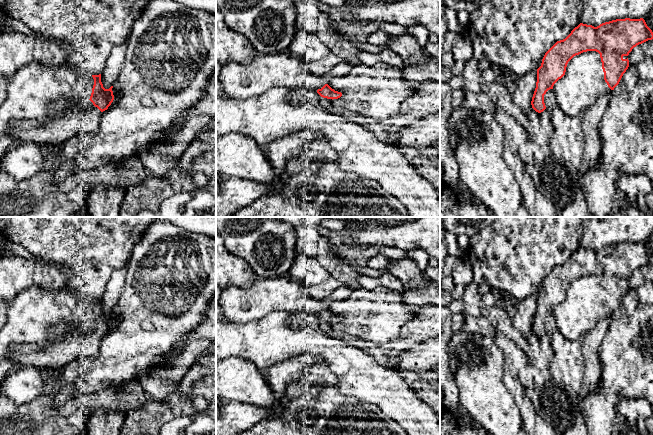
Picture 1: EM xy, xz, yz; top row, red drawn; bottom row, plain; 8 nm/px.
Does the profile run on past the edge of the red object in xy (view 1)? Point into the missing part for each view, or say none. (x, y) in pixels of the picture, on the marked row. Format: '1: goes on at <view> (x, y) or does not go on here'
1: goes on at xy (34, 87)

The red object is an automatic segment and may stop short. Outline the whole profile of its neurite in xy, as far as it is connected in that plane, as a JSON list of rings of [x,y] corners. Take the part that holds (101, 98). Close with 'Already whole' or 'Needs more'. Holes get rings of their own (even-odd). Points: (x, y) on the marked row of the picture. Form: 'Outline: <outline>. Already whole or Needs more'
Outline: [[[67,62],[58,67],[29,63],[9,78],[8,95],[0,106],[0,137],[10,135],[16,145],[25,142],[60,145],[73,136],[93,133],[99,126],[101,113],[114,100],[112,88],[103,87],[101,74],[90,75]],[[60,99],[67,101],[66,107],[56,116],[48,118],[48,106]],[[83,99],[88,99],[89,104],[76,111],[75,106]],[[31,119],[44,121],[31,129],[19,129],[11,124],[15,120]]]. Needs more

